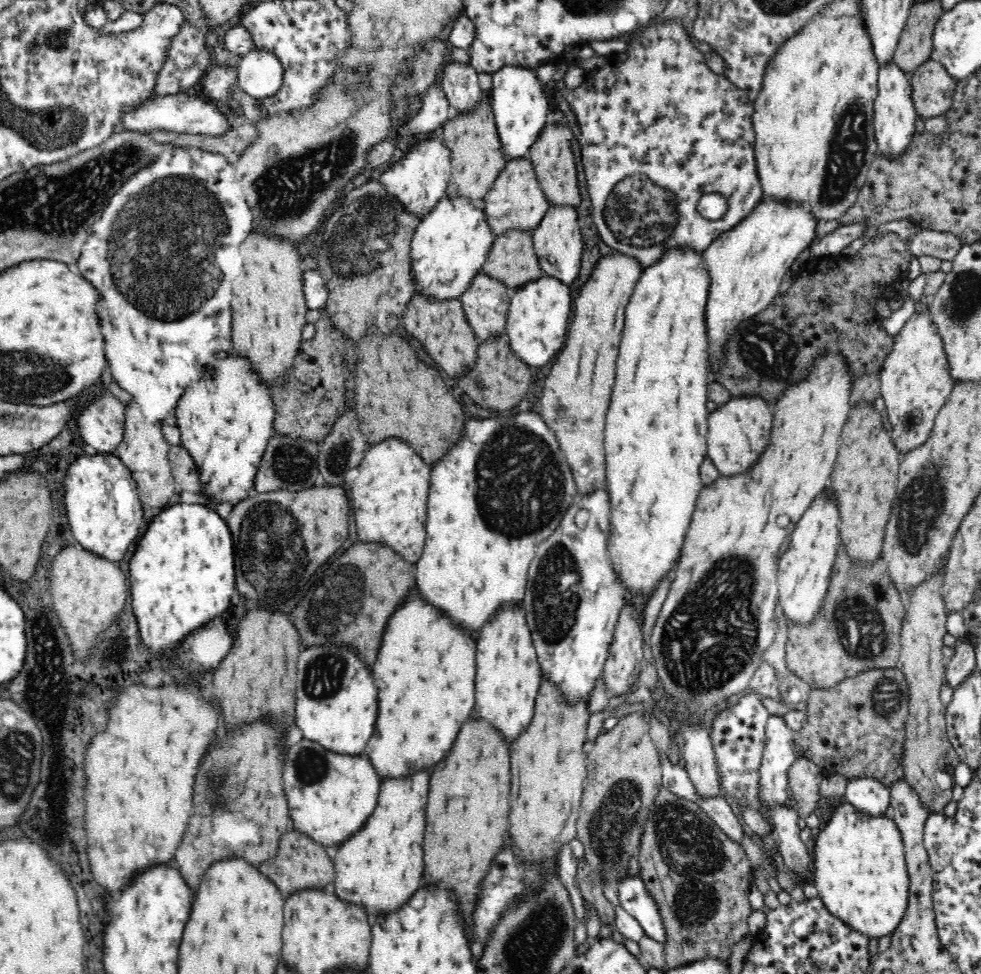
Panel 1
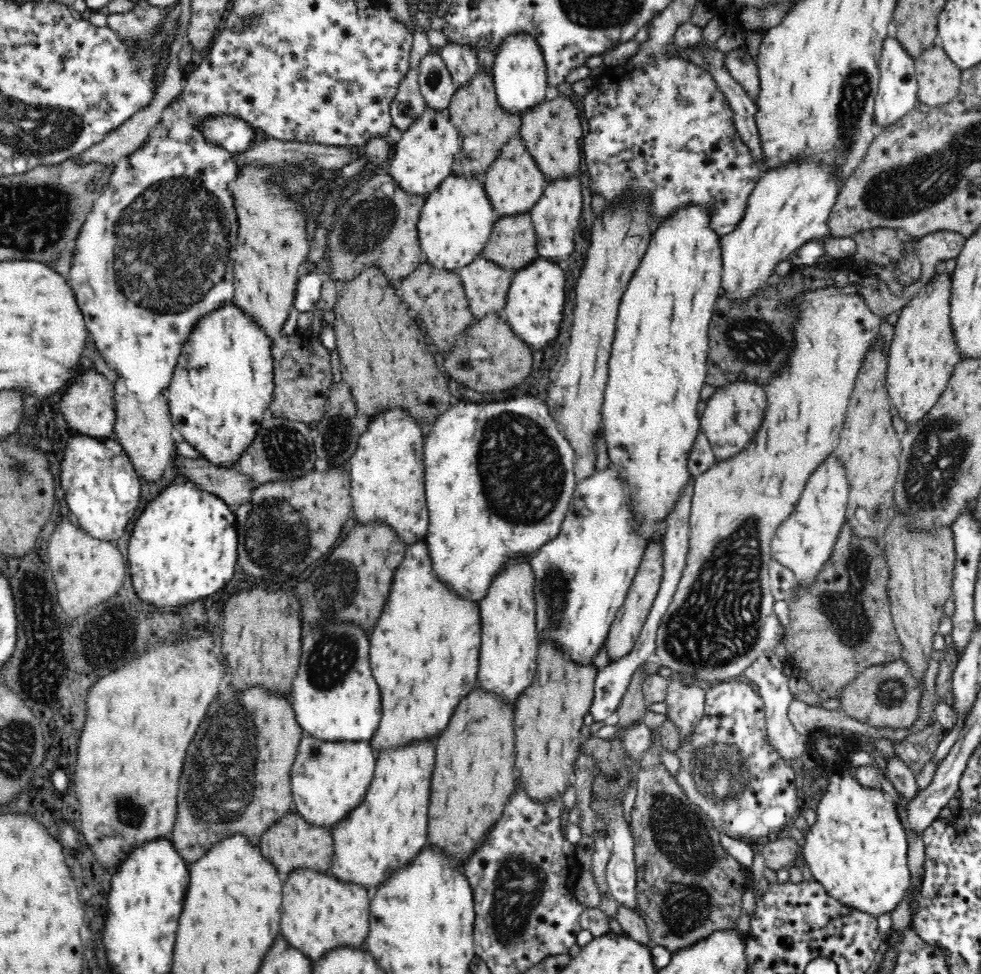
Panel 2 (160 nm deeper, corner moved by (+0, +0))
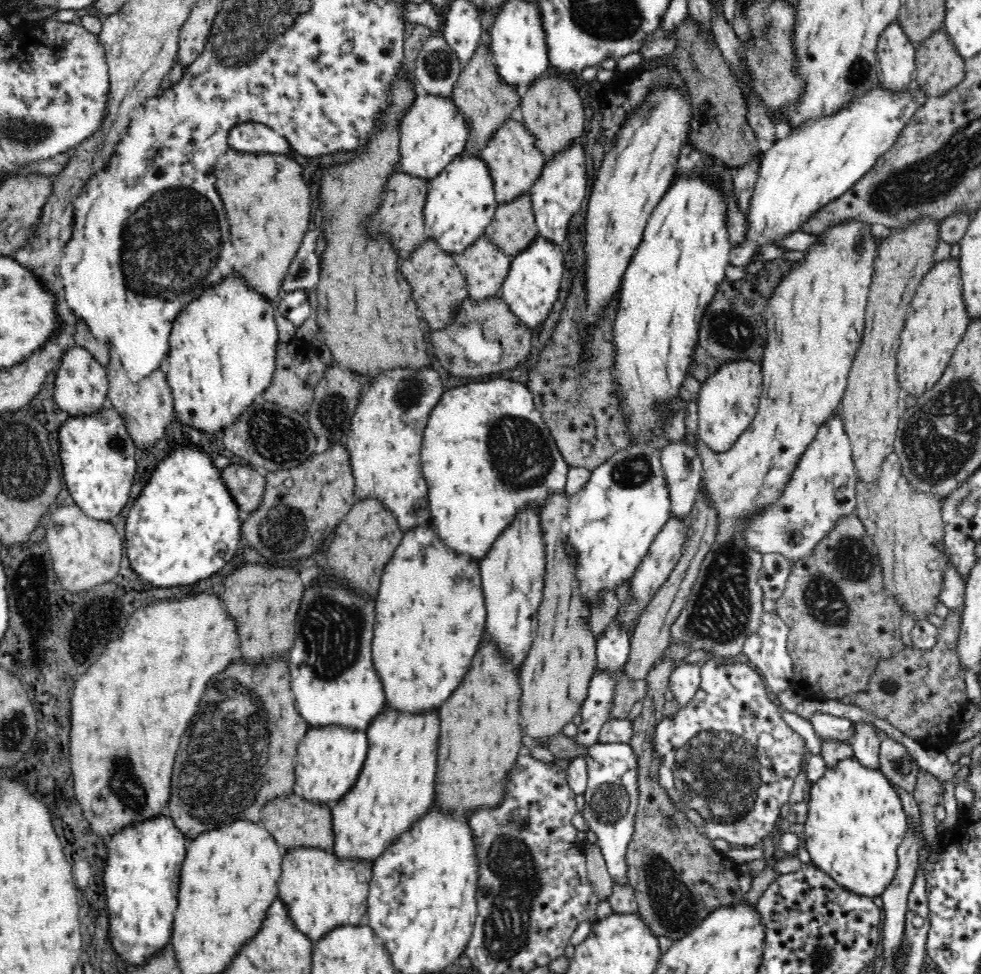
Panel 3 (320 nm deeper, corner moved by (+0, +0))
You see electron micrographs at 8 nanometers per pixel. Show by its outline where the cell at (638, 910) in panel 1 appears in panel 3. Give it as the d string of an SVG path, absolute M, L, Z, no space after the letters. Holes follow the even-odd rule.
M594 743L586 748L584 754L587 772L587 784L584 791L583 815L588 823L587 830L596 837L607 862L610 876L620 884L627 884L626 850L634 832L635 814L638 810L639 784L638 761L635 752L628 743Z

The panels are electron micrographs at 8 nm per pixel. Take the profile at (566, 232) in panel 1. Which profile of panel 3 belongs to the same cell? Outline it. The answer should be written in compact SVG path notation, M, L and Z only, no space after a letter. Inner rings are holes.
M580 137L574 138L572 144L562 148L560 152L548 156L542 172L531 187L531 205L535 216L538 232L546 240L554 244L562 244L566 238L570 218L580 210L580 204L586 198L588 176L586 175L586 155L588 144L580 142Z

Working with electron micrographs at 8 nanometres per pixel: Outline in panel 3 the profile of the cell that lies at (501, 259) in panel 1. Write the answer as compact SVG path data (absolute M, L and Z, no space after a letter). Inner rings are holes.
M524 192L510 202L498 203L485 235L511 258L528 248L539 235L530 192Z

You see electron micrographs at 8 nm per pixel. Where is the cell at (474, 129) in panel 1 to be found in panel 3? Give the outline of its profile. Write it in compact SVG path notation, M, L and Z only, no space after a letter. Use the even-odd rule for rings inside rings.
M487 34L479 40L474 56L462 66L461 74L450 97L459 108L459 112L466 118L470 128L465 152L478 155L493 132L511 118L512 110L520 104L521 100L518 88L502 81Z

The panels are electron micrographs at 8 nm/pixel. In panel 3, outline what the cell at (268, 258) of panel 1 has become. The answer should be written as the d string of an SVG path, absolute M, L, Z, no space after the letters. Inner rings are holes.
M226 148L222 156L218 156L214 163L215 190L222 199L222 204L228 214L230 222L230 238L234 244L237 262L234 270L243 276L247 283L261 292L272 303L278 303L280 284L286 270L300 248L302 236L308 232L308 224L312 218L312 200L308 180L302 178L302 168L293 157L258 152L240 152L233 148Z

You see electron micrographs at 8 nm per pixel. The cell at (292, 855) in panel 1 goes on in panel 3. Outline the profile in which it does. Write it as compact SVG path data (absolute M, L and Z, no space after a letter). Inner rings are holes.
M294 790L284 796L276 796L276 798L268 800L262 806L260 823L274 837L282 852L292 846L298 846L298 844L316 848L333 848L335 838L333 837L331 806L305 800L299 791Z

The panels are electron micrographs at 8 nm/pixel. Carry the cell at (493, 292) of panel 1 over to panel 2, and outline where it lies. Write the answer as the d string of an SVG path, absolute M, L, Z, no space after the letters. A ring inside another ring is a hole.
M478 254L470 264L460 268L458 273L461 276L469 307L475 318L482 318L488 312L503 314L502 310L506 304L506 296L514 271L506 270L495 262L486 260L483 254Z

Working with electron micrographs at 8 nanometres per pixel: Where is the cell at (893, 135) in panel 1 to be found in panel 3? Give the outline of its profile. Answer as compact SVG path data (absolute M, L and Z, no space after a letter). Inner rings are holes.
M892 20L876 44L877 78L886 89L898 93L912 82L915 69L916 44L904 32L898 20Z

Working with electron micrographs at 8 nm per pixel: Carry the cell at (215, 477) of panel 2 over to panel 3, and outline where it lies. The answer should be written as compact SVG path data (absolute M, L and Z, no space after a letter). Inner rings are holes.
M234 463L222 469L221 473L241 515L251 515L263 501L266 484L264 473L252 466Z

